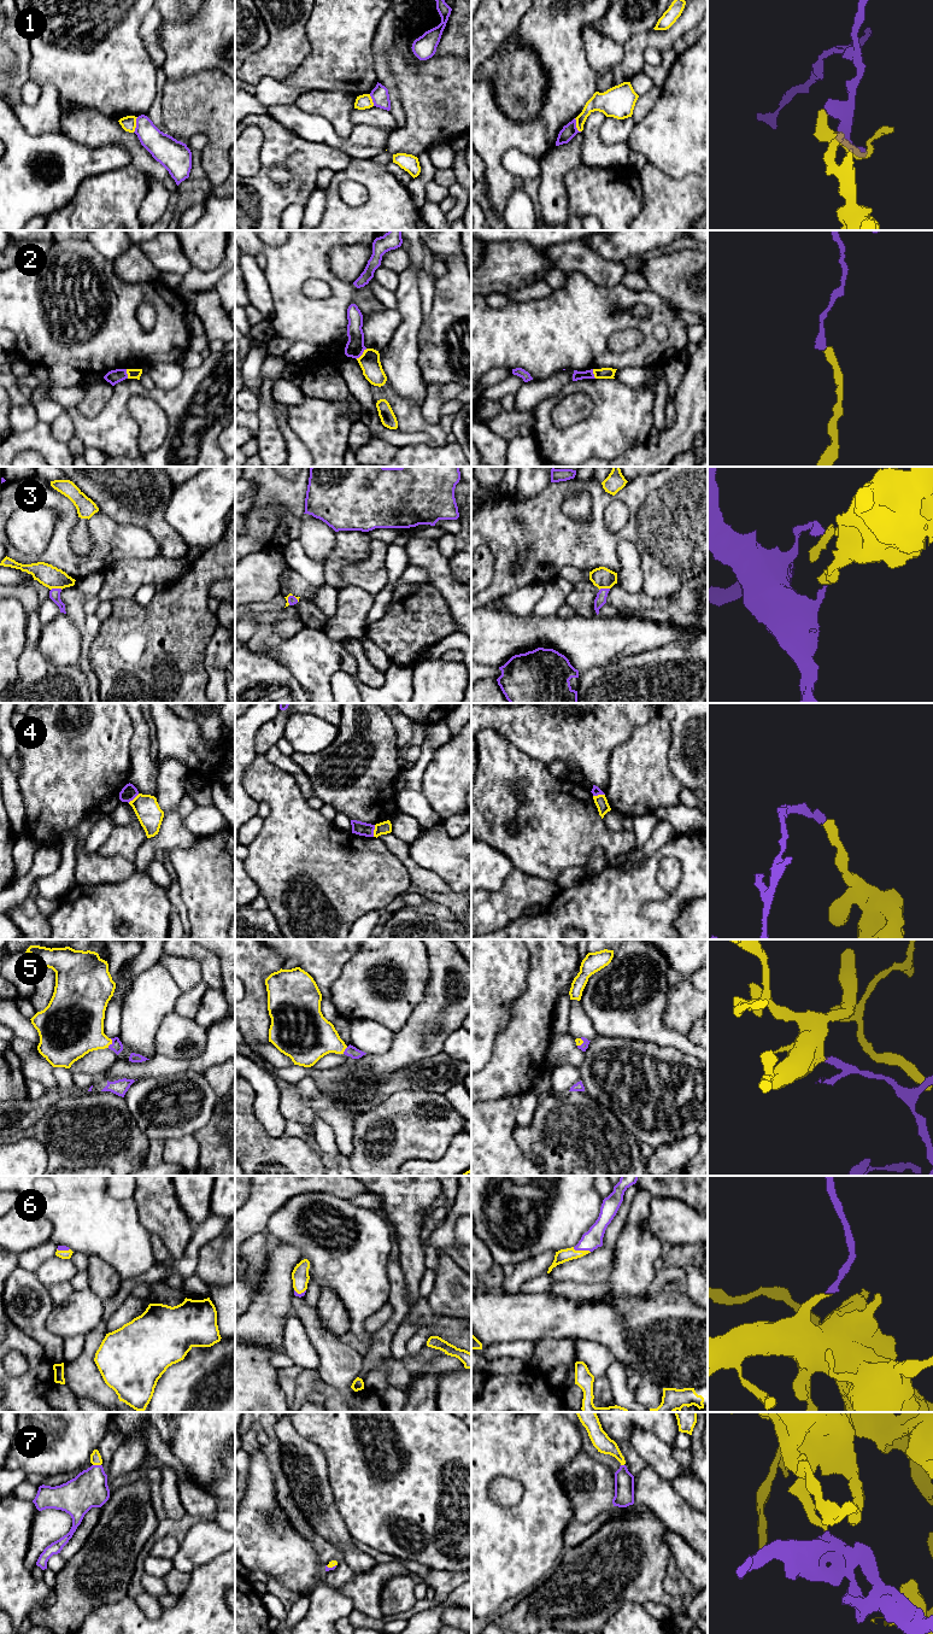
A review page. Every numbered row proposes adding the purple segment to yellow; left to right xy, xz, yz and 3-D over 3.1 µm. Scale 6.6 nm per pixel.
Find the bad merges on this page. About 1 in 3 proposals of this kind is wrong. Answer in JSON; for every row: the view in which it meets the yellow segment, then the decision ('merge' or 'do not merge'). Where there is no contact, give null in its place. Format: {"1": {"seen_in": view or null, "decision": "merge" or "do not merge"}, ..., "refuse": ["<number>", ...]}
{"1": {"seen_in": "xy", "decision": "do not merge"}, "2": {"seen_in": "xz", "decision": "do not merge"}, "3": {"seen_in": "xy", "decision": "do not merge"}, "4": {"seen_in": "xz", "decision": "do not merge"}, "5": {"seen_in": "xy", "decision": "merge"}, "6": {"seen_in": "yz", "decision": "merge"}, "7": {"seen_in": "xy", "decision": "merge"}, "refuse": ["1", "2", "3", "4"]}

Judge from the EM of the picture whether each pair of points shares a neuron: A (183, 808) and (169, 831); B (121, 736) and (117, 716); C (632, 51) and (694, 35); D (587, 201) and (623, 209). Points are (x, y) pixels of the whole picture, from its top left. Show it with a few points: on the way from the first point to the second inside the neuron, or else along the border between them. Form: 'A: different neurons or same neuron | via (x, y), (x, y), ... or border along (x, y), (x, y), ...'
A: different neurons | border along (176, 808), (182, 818)
B: same neuron | via (117, 731), (117, 721)
C: different neurons | border along (694, 27), (672, 46)
D: same neuron | via (596, 201), (615, 201)

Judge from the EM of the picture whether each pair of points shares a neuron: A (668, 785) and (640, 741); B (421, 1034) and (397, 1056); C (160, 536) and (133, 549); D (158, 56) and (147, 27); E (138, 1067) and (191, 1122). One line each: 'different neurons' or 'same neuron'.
A: same neuron
B: same neuron
C: different neurons
D: same neuron
E: different neurons

